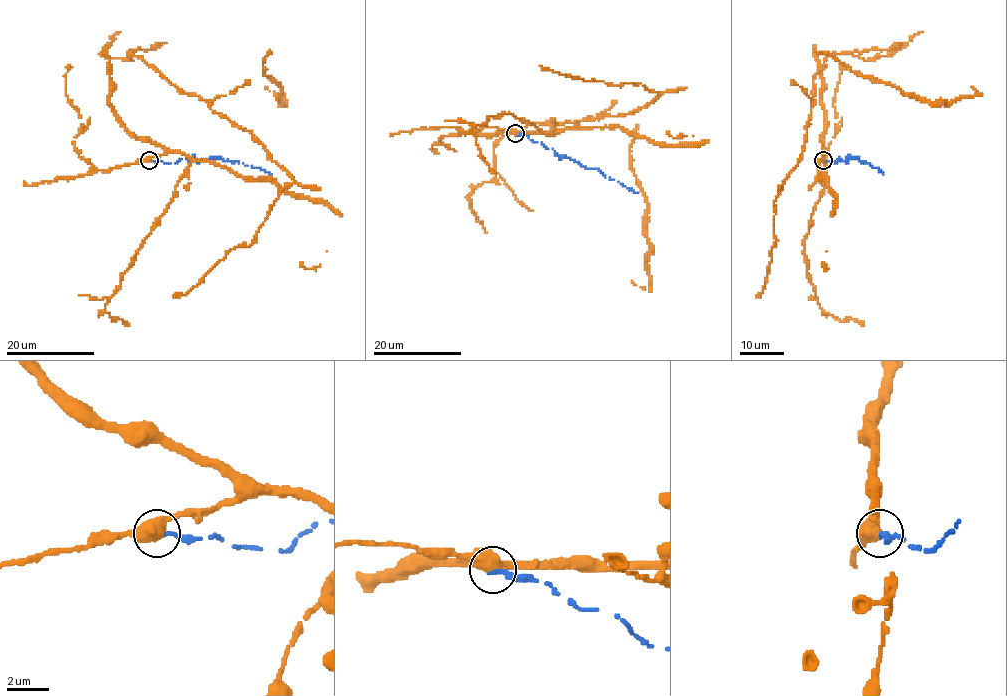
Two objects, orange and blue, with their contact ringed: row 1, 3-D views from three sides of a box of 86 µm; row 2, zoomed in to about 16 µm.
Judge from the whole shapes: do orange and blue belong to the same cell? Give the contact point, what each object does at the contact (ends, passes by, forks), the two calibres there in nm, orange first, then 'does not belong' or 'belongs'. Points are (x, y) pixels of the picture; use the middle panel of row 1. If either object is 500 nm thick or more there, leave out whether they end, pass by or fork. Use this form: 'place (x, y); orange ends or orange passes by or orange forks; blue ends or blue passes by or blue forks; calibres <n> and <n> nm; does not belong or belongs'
place (515, 133); orange passes by; blue ends; calibres 440 and 260 nm; does not belong

